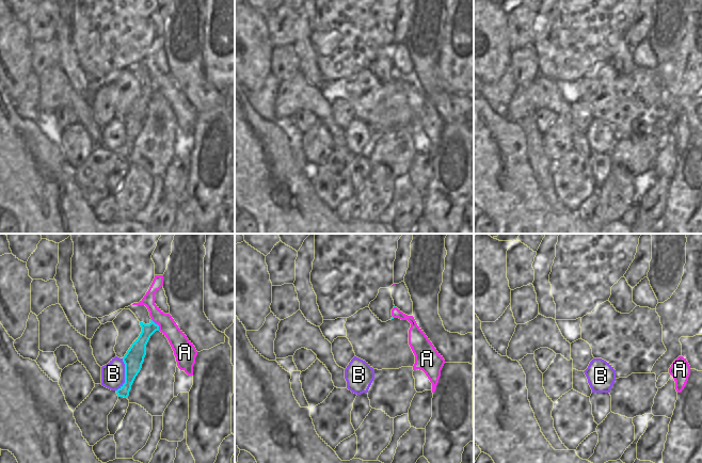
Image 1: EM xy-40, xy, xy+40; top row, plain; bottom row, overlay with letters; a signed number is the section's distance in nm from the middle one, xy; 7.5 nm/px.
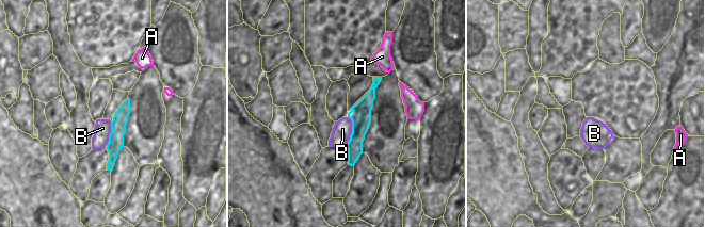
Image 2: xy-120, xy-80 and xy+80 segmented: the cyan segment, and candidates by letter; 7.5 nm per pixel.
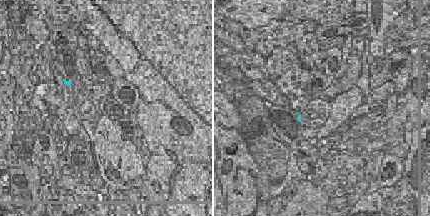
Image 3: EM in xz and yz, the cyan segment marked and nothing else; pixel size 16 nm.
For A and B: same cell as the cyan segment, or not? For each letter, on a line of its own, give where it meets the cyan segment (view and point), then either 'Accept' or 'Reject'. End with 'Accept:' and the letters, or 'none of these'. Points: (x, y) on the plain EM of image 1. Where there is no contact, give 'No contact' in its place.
A: Touches cyan at xy-40 (157, 85). Reject
B: Touches cyan at xy-40 (125, 136). Reject
Accept: none of these

